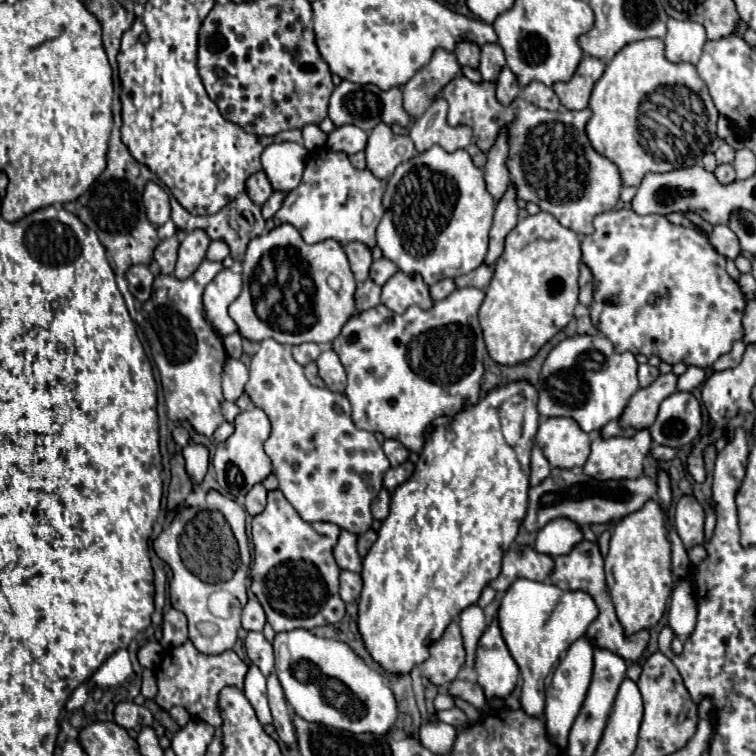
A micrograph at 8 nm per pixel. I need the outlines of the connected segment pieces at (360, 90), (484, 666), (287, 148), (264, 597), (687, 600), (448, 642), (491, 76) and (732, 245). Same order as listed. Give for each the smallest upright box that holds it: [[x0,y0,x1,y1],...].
[[328,81,410,131],[476,619,518,699],[262,143,308,191],[250,489,344,631],[668,581,696,654],[420,621,466,685],[478,43,506,81],[708,225,740,259]]

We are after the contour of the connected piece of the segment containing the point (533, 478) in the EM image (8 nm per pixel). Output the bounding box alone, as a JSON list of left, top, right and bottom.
[530,445,550,485]

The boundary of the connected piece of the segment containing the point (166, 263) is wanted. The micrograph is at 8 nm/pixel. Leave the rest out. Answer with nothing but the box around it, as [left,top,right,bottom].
[154,237,178,275]

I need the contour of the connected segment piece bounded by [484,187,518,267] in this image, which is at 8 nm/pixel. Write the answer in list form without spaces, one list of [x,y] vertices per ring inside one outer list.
[[[510,187],[496,205],[494,223],[492,223],[492,229],[490,229],[490,245],[488,245],[488,253],[486,253],[486,259],[484,259],[486,265],[492,267],[496,263],[496,259],[504,251],[504,237],[516,227],[516,221],[518,221],[516,189]]]

